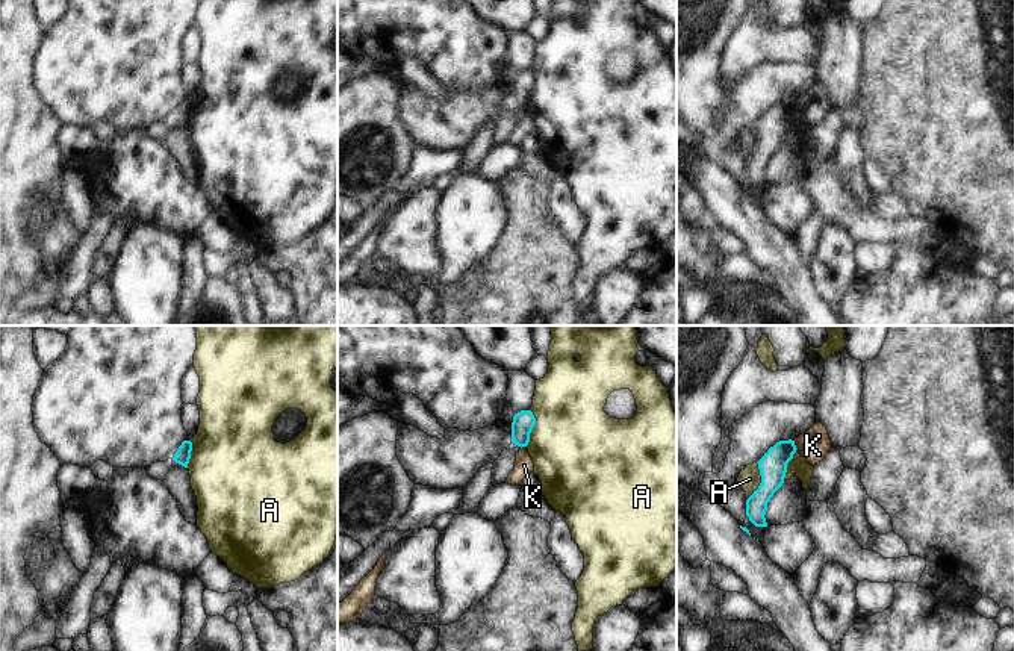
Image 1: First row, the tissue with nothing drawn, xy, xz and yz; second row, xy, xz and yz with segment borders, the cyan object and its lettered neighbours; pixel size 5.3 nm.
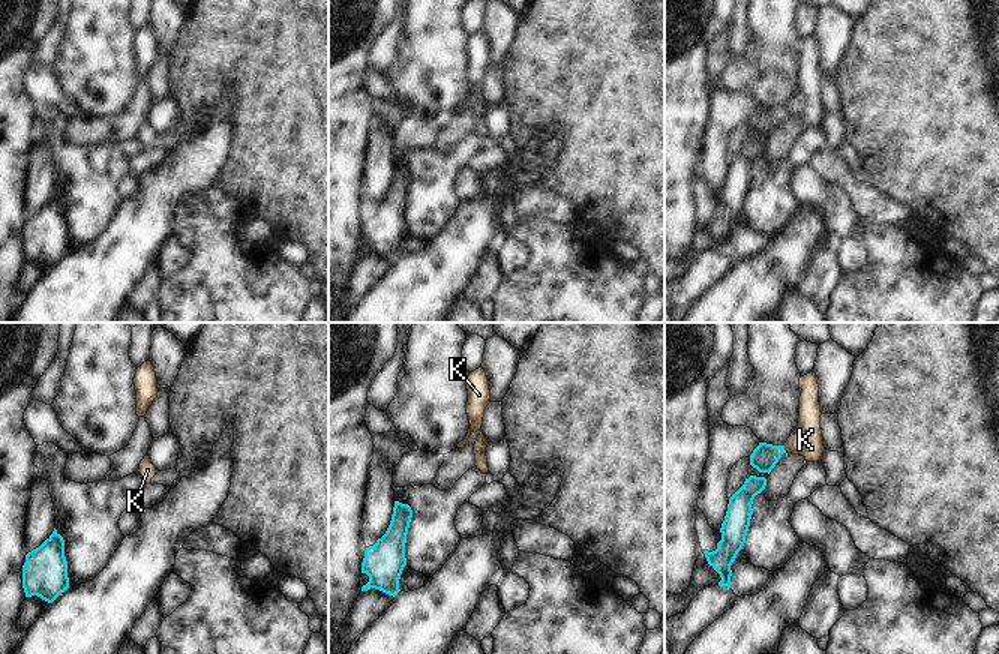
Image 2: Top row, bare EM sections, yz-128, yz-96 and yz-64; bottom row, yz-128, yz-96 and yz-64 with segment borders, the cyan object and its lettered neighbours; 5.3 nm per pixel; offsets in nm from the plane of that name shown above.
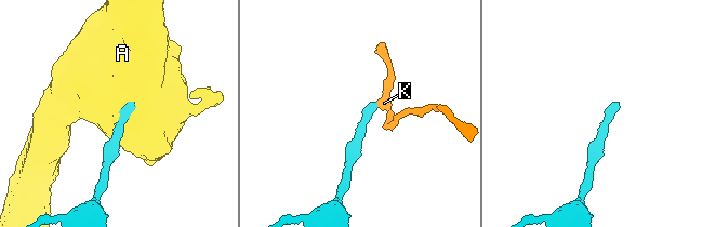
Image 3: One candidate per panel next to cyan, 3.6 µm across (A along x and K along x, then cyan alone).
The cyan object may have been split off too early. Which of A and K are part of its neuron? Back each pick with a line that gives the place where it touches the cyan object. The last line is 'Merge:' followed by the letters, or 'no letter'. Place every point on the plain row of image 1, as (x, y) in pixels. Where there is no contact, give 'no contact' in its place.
Merge: no letter

